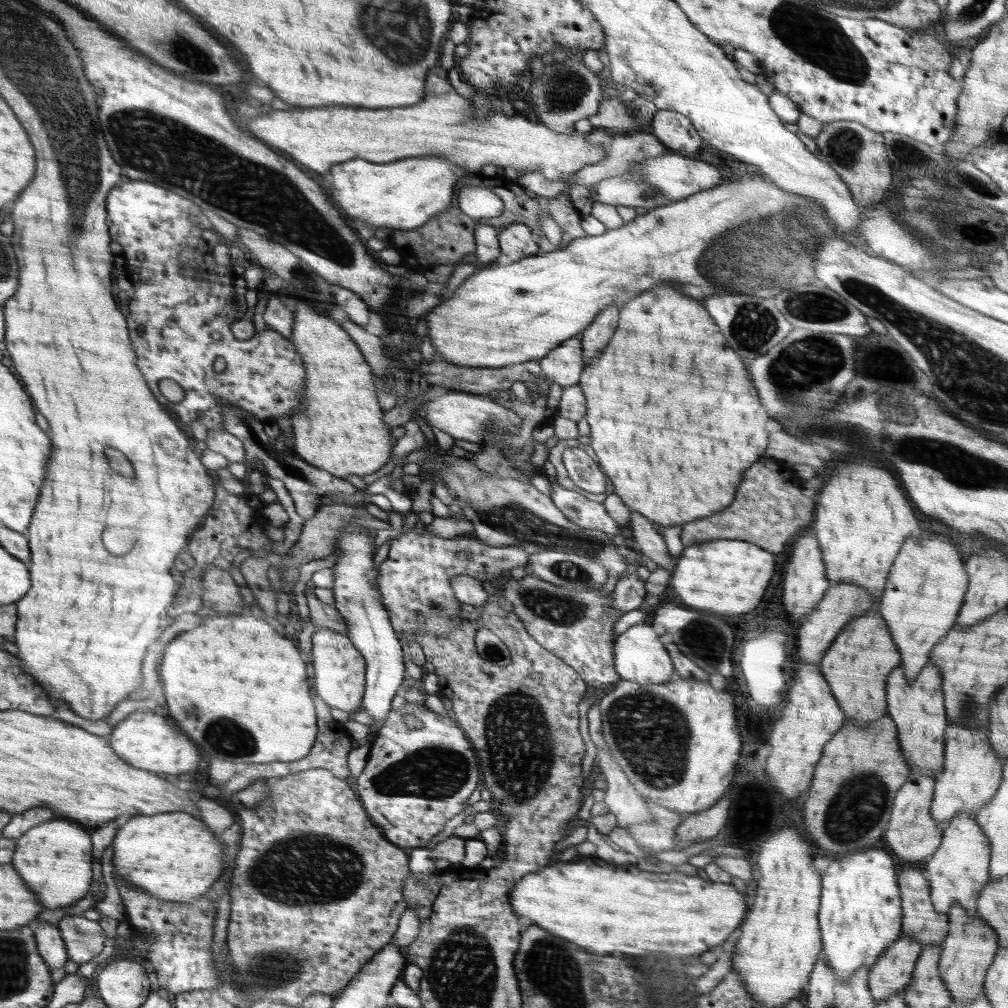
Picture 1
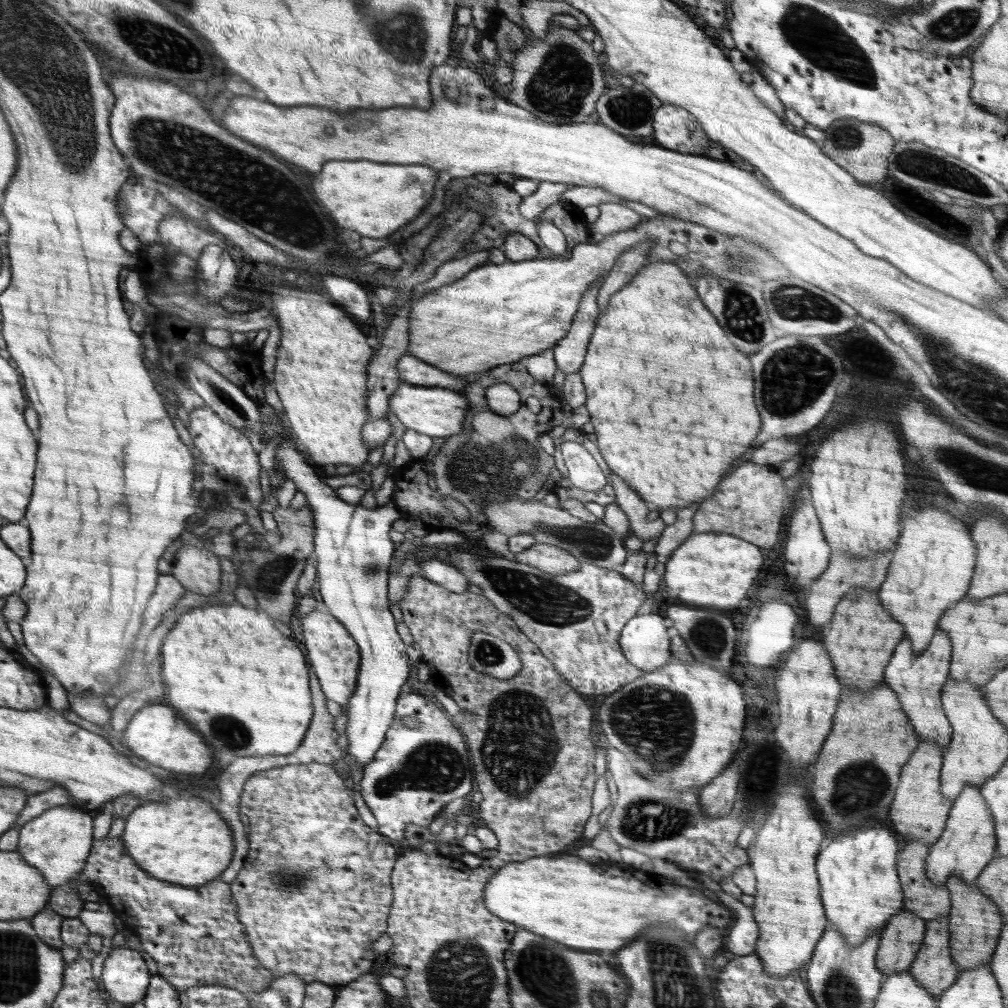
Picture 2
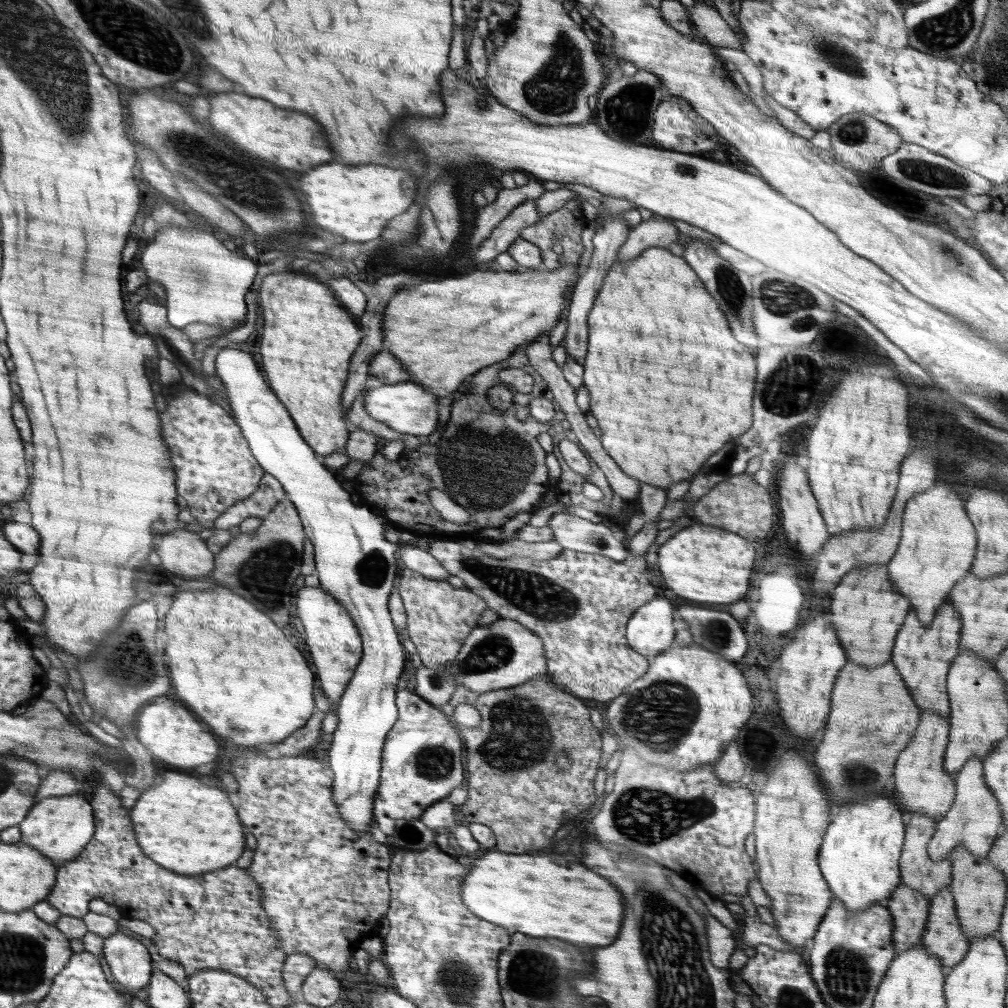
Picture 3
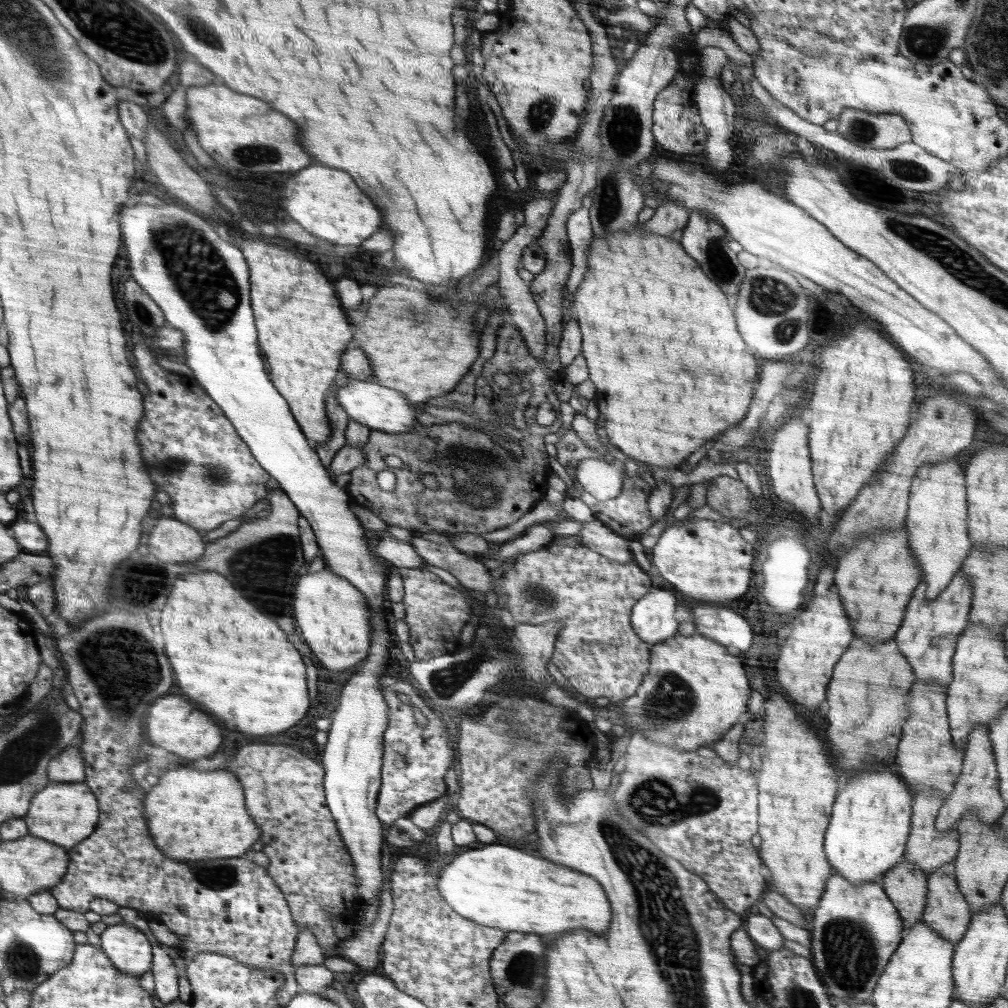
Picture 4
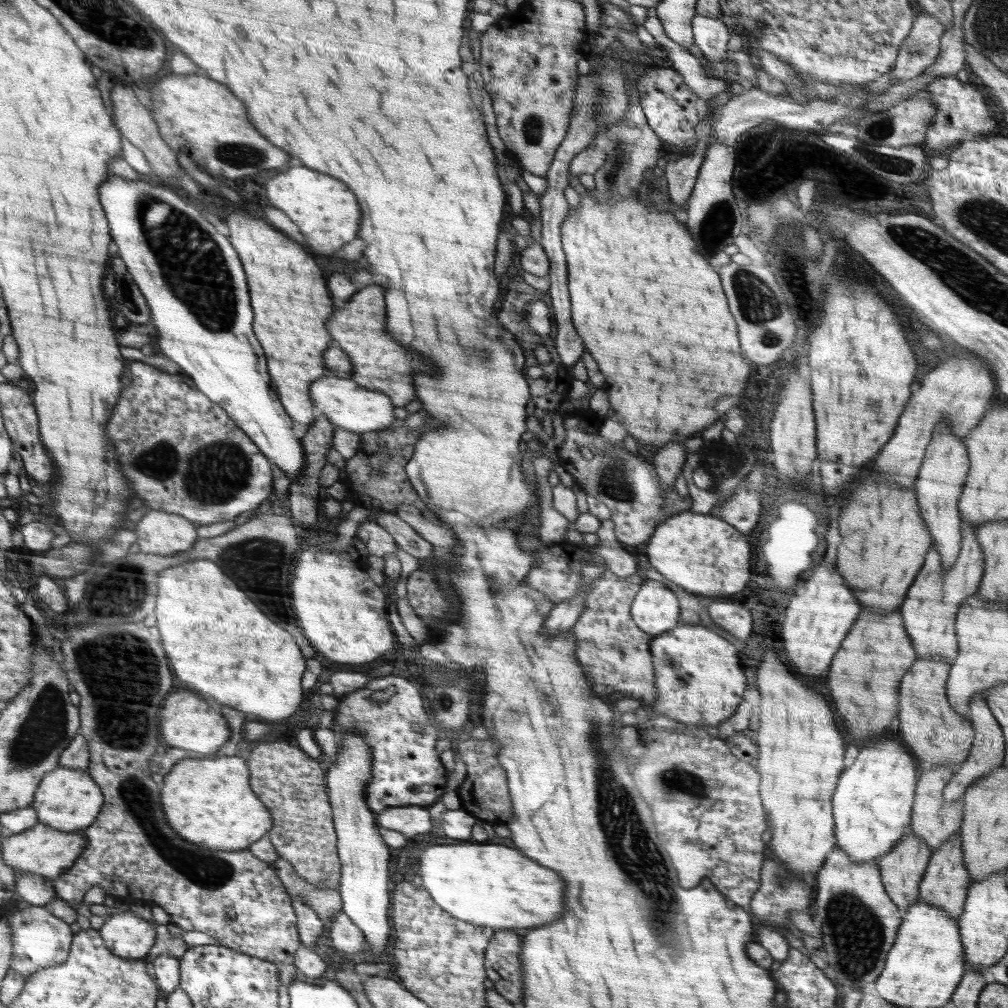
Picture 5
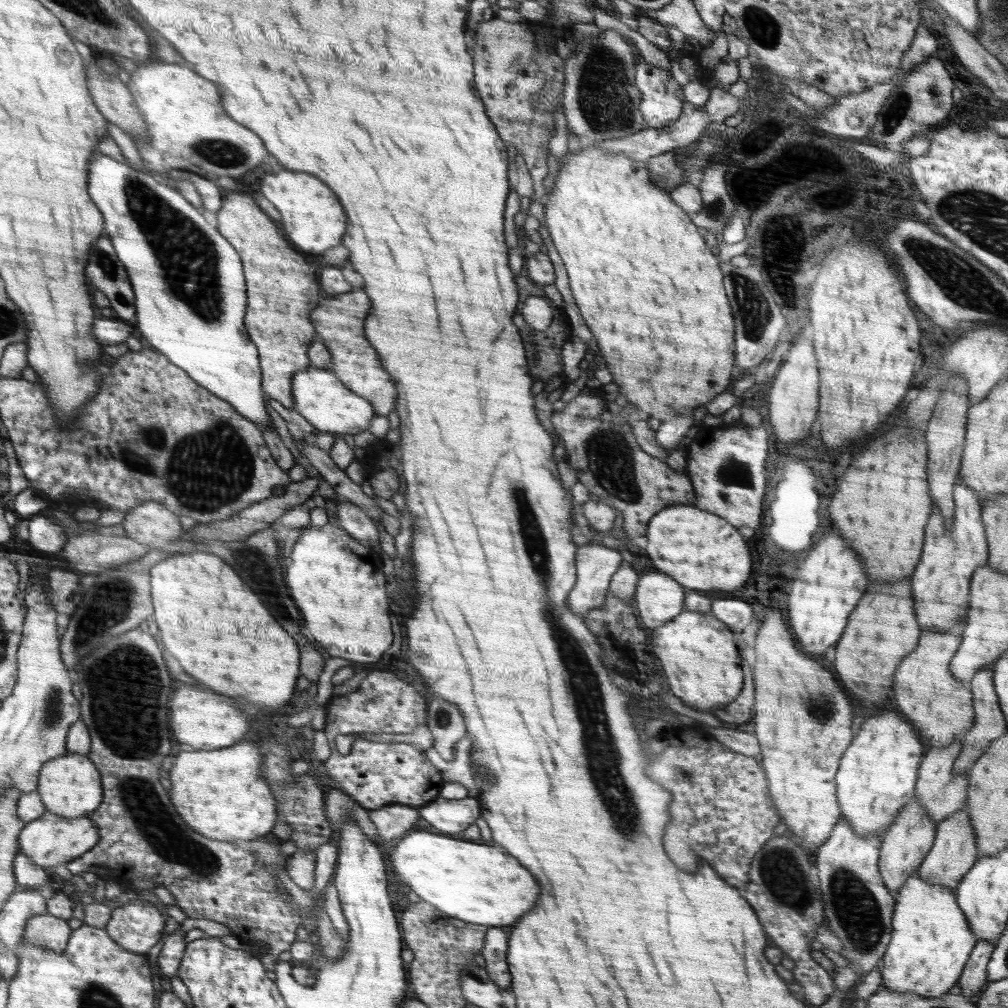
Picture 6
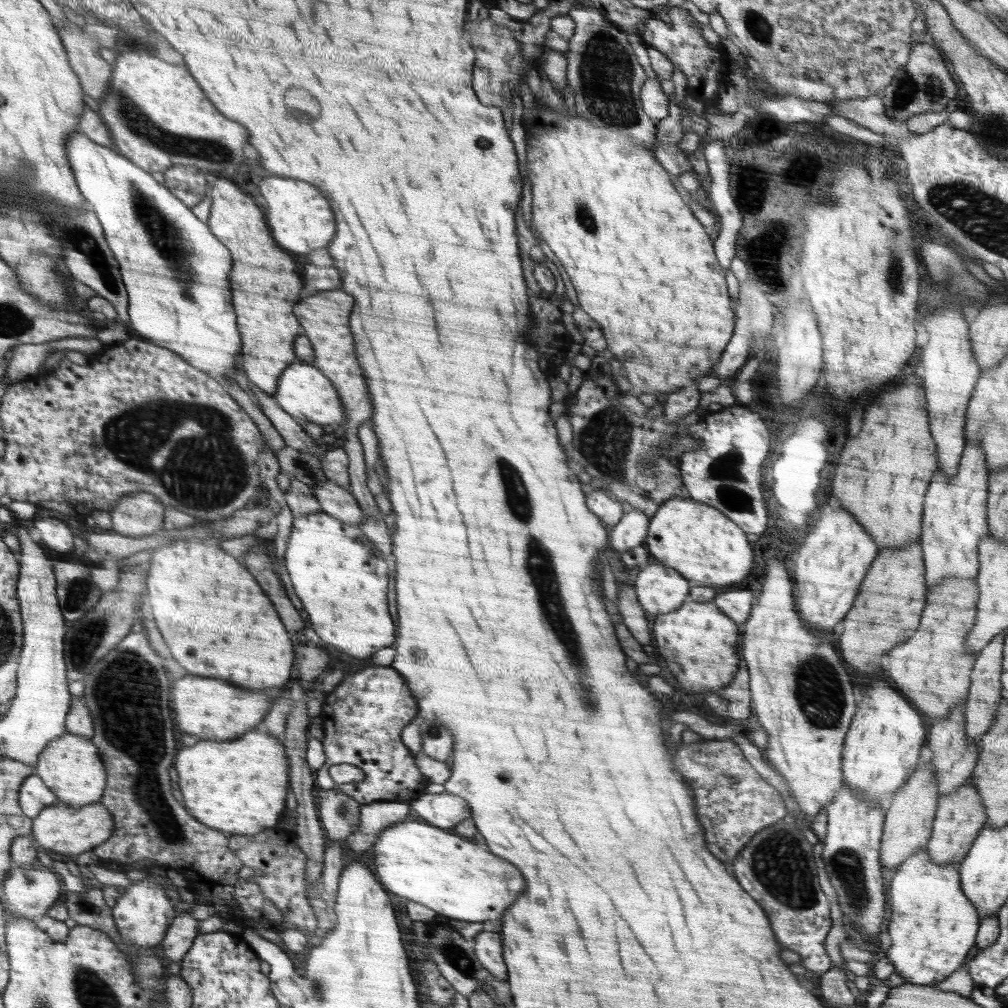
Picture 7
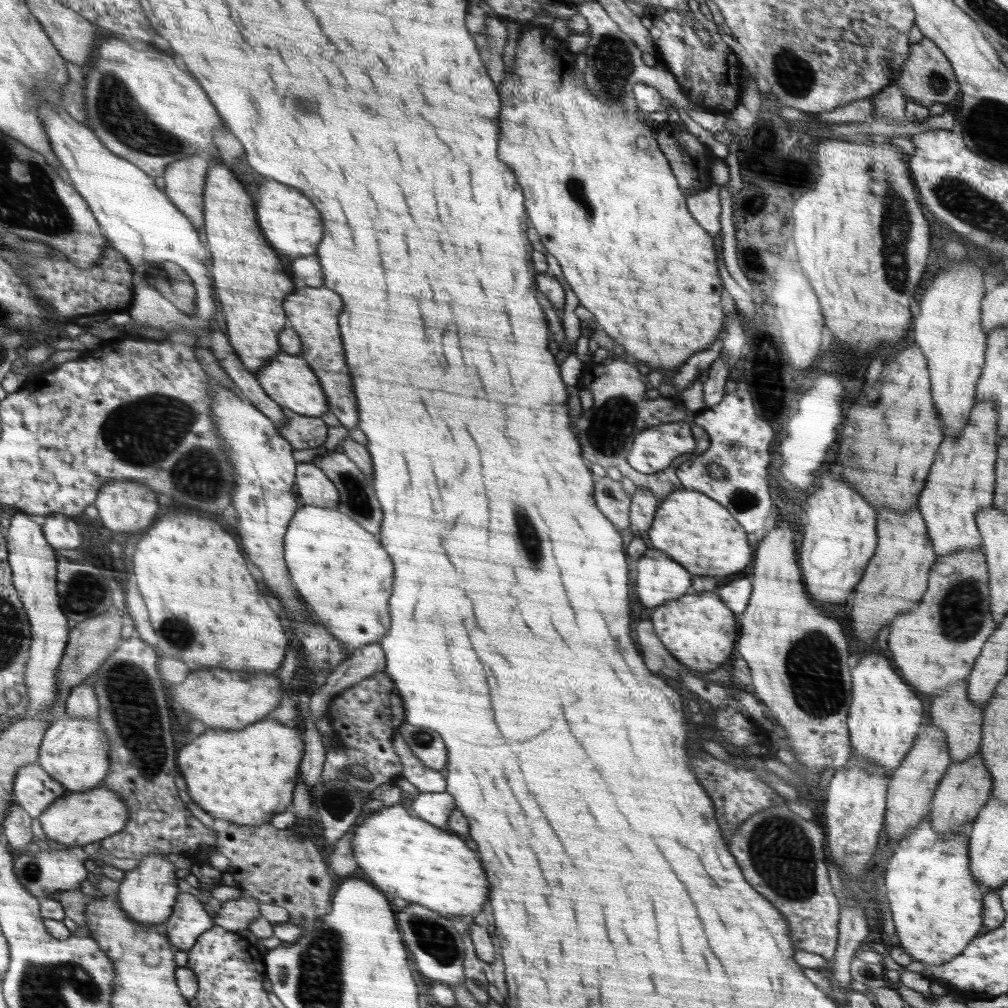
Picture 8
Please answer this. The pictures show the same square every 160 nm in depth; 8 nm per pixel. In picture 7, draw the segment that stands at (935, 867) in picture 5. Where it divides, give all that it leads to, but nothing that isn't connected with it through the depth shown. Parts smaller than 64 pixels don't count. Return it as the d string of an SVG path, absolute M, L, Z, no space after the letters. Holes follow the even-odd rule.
M969 779L958 790L950 794L942 794L937 804L937 813L932 825L932 832L925 848L930 855L930 860L936 864L961 863L968 854L972 843L979 832L986 825L986 811L981 801L981 796L974 788L973 780Z

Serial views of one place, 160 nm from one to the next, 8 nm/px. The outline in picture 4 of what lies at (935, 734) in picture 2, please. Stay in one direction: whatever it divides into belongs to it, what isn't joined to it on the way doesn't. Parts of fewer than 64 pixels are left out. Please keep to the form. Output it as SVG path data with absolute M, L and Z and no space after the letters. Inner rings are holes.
M959 570L934 600L925 599L926 587L922 578L906 608L908 612L904 614L904 622L896 634L896 644L902 656L905 656L908 664L912 666L915 679L942 683L947 690L953 678L952 659L956 643L969 622L972 585L969 583L969 576Z

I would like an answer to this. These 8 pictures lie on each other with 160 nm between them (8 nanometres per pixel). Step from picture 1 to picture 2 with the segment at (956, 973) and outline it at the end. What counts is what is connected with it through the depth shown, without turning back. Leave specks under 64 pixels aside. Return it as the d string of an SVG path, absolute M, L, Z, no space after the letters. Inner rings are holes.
M951 876L946 882L950 892L949 912L950 956L958 972L971 970L975 966L991 962L1005 917L999 912L997 904L978 891L977 886L966 884L960 876Z

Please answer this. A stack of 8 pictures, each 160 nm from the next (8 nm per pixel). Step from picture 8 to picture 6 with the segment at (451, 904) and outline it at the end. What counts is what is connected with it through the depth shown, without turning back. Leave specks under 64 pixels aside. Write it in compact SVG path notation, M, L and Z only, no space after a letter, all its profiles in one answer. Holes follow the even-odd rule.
M424 830L409 831L404 835L392 856L390 856L394 872L400 876L398 880L410 886L411 890L427 903L445 912L448 916L466 921L467 923L486 925L487 927L508 926L518 922L518 918L530 912L538 900L538 884L532 874L510 854L488 846L476 844L470 840L454 840L450 836L430 834Z

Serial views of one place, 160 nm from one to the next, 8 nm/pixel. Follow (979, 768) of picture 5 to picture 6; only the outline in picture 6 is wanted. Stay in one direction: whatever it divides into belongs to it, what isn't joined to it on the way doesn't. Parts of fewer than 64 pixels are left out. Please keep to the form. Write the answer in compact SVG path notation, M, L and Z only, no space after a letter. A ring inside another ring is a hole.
M989 664L984 667L984 669L978 671L978 673L972 677L969 686L972 693L975 719L974 724L971 725L971 729L963 738L962 751L954 763L953 774L960 774L961 772L965 772L965 770L971 769L973 764L986 753L986 750L990 747L990 743L1007 732L1007 724L994 687L994 665Z

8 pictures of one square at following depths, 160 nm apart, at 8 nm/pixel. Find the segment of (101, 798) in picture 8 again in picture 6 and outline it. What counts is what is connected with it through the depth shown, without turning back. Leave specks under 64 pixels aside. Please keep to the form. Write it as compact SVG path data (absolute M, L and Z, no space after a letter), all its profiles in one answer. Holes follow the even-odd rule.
M46 811L40 818L24 825L18 837L18 846L19 852L25 854L36 866L52 870L54 866L75 860L92 850L100 840L100 829L89 815L64 818Z

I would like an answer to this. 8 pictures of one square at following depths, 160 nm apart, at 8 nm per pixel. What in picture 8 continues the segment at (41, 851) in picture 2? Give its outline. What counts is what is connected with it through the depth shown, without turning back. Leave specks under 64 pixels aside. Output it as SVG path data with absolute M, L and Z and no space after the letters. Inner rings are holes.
M67 716L53 720L39 748L37 763L68 792L84 792L98 787L109 772L109 738L98 720Z

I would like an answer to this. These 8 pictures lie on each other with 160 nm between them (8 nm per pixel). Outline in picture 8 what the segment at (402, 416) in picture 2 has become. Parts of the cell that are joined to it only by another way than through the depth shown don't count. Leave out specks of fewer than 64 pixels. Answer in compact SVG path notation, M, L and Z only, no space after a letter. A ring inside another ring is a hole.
M280 350L272 360L265 364L264 368L256 372L255 376L264 392L281 408L288 408L292 412L301 413L302 416L318 417L329 410L328 398L321 387L320 378L302 356Z

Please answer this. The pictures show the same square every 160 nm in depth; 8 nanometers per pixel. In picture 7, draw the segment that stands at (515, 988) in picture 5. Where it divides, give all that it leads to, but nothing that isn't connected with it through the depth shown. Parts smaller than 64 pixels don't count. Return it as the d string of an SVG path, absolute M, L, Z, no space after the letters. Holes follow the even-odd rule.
M481 931L474 938L473 950L477 959L490 975L496 976L498 980L506 980L506 966L502 962L502 942L496 932Z

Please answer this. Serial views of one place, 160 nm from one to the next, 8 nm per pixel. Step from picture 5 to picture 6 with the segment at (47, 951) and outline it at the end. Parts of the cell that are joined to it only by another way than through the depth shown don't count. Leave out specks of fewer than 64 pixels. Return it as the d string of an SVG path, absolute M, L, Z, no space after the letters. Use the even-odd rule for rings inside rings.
M46 912L28 920L22 939L28 940L30 944L40 944L53 949L54 952L62 953L68 946L72 931L67 921Z

